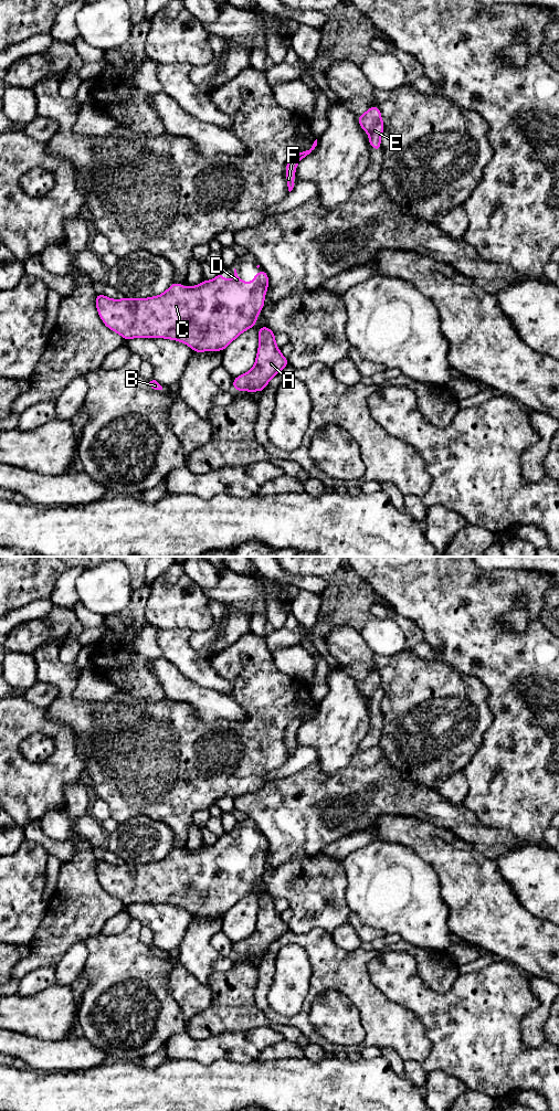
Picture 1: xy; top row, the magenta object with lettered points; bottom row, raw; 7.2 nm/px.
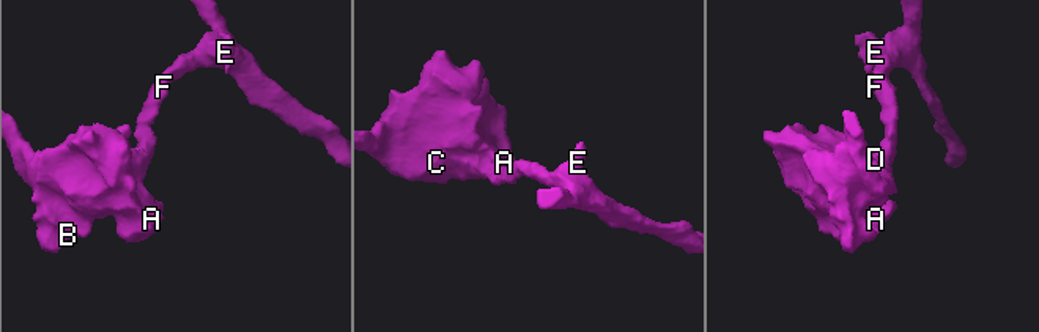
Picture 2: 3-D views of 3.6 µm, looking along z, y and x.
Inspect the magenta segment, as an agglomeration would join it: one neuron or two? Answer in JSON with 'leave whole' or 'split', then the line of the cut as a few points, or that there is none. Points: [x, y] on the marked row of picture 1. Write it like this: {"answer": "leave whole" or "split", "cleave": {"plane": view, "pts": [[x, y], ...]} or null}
{"answer": "leave whole", "cleave": null}

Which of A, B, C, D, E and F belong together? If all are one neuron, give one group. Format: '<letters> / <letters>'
A B C D E F

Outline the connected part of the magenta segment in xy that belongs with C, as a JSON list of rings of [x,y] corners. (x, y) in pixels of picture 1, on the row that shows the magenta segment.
[[[234,268],[234,277],[226,282],[220,272],[212,281],[203,279],[202,283],[193,287],[183,288],[181,283],[172,283],[161,295],[148,298],[112,299],[97,293],[95,305],[104,325],[119,334],[125,341],[131,338],[165,338],[183,342],[193,352],[223,351],[243,331],[255,326],[257,316],[264,307],[267,288],[268,275],[263,268],[254,275],[252,283],[243,282]]]

